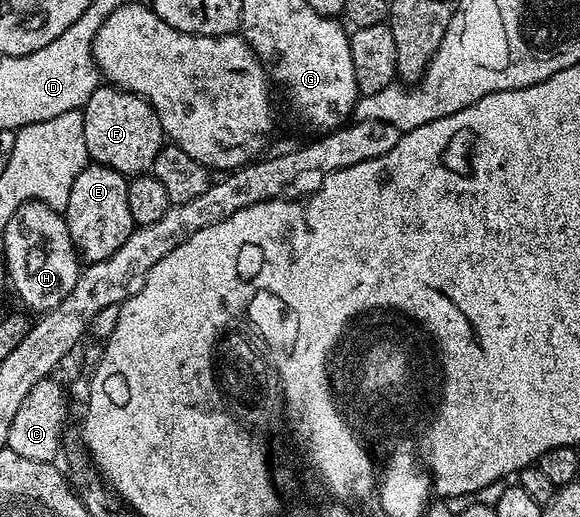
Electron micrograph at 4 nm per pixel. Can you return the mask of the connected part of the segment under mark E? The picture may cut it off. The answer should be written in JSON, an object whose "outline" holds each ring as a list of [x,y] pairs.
{"outline":[[[89,162],[82,173],[75,178],[67,206],[63,211],[63,220],[65,217],[63,228],[71,234],[71,242],[75,246],[77,255],[86,265],[103,262],[103,258],[111,258],[111,254],[115,254],[115,250],[119,250],[119,246],[123,246],[123,242],[127,242],[127,238],[133,233],[135,225],[131,218],[131,209],[127,207],[128,185],[129,180],[123,173],[92,162]]]}

